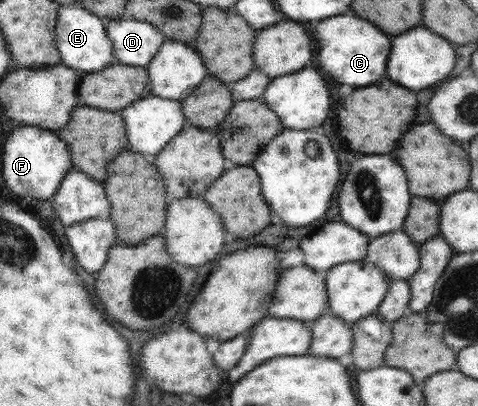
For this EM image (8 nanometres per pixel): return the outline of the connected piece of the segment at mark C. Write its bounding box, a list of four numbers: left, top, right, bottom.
[312,16,388,86]

